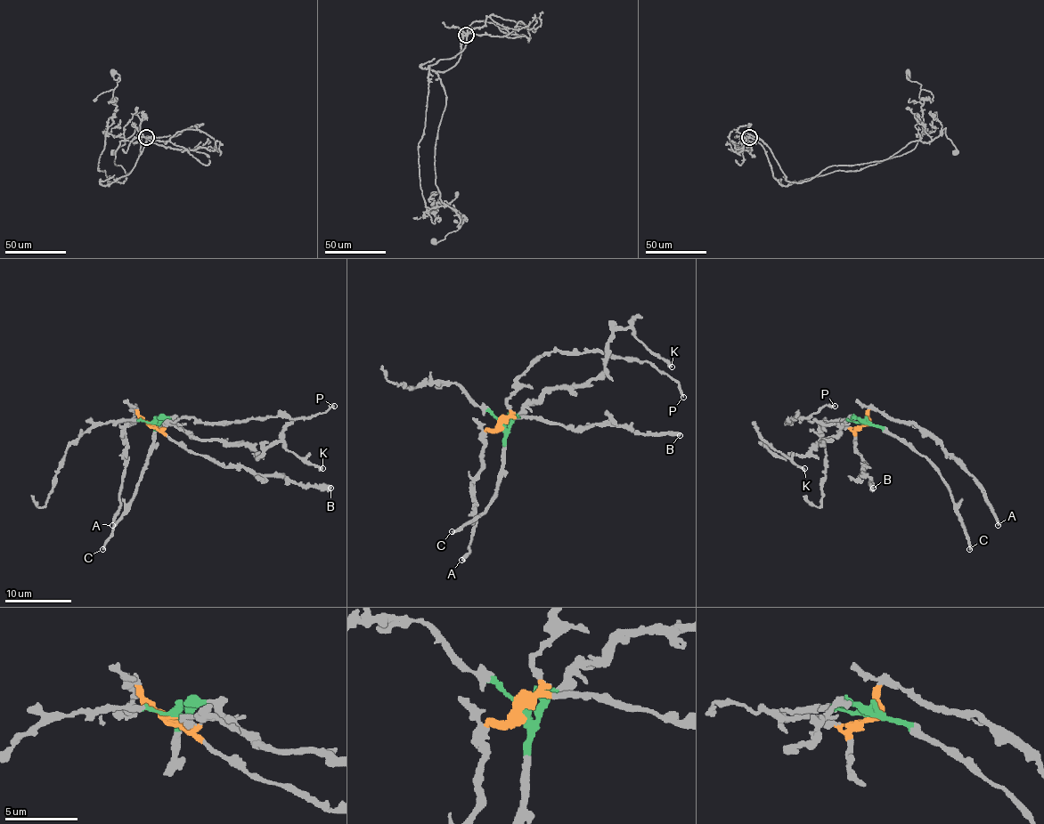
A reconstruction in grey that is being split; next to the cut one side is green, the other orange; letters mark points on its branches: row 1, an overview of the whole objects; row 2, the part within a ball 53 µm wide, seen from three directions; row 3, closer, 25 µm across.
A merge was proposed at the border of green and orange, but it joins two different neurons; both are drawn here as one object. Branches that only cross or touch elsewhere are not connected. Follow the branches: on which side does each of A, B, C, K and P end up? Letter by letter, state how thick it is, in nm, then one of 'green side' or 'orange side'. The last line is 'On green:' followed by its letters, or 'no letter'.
A: 300 nm | orange side
B: 440 nm | orange side
C: 280 nm | green side
K: 400 nm | green side
P: 320 nm | orange side
On green: C, K

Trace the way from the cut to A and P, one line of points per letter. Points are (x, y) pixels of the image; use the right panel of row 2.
A: (865, 424), (867, 413), (872, 410), (905, 420), (925, 430), (969, 473), (996, 517), (997, 525)
P: (865, 424), (852, 430), (795, 416), (790, 424), (790, 418), (815, 413), (821, 407), (835, 407)

